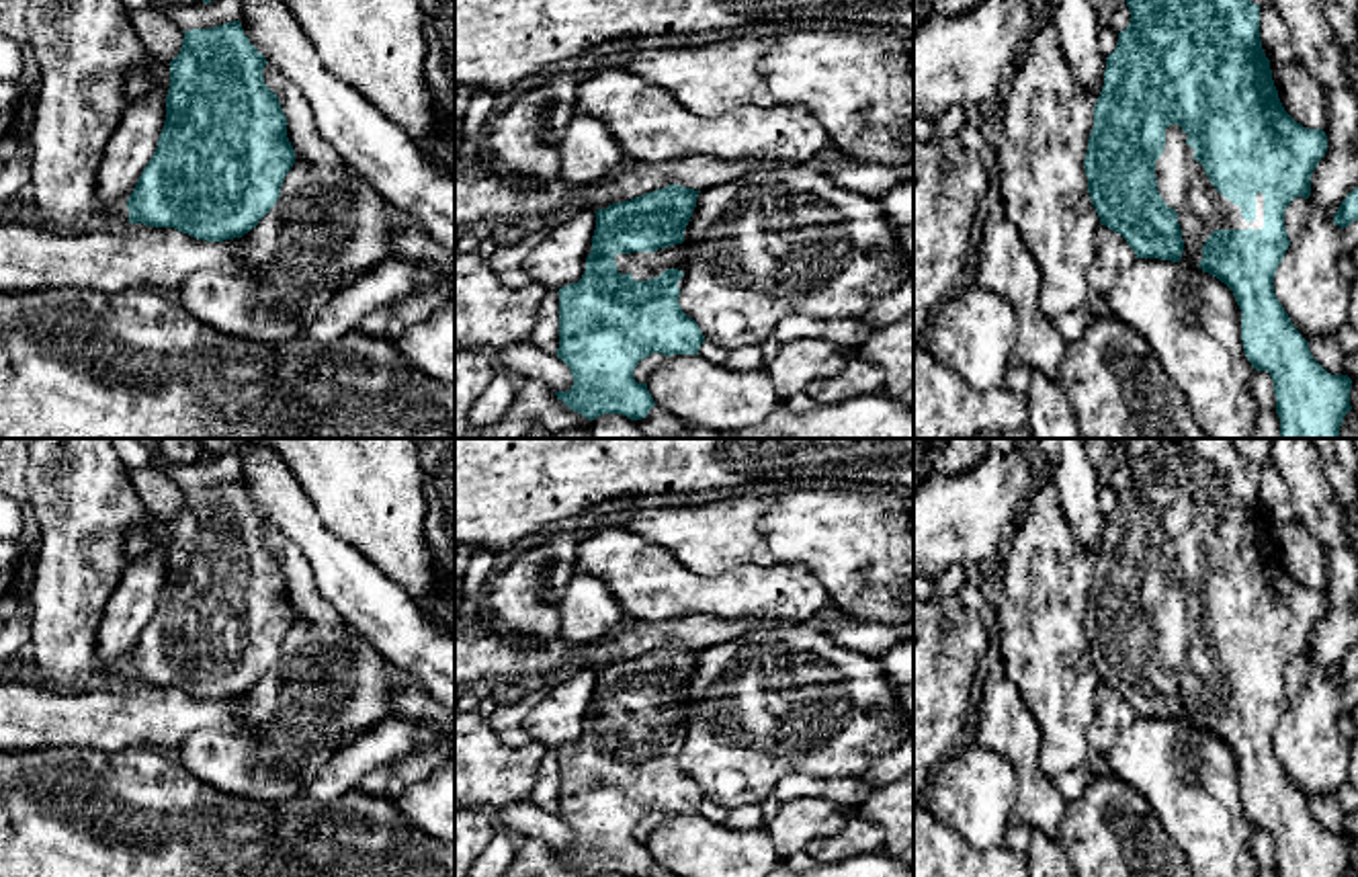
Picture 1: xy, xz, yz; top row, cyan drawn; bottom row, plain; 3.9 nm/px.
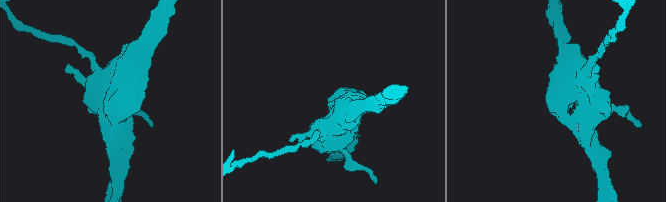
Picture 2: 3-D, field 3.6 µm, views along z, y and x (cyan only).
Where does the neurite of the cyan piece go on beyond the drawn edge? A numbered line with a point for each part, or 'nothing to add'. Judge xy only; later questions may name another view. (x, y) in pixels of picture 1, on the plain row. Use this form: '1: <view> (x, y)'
nothing to add

